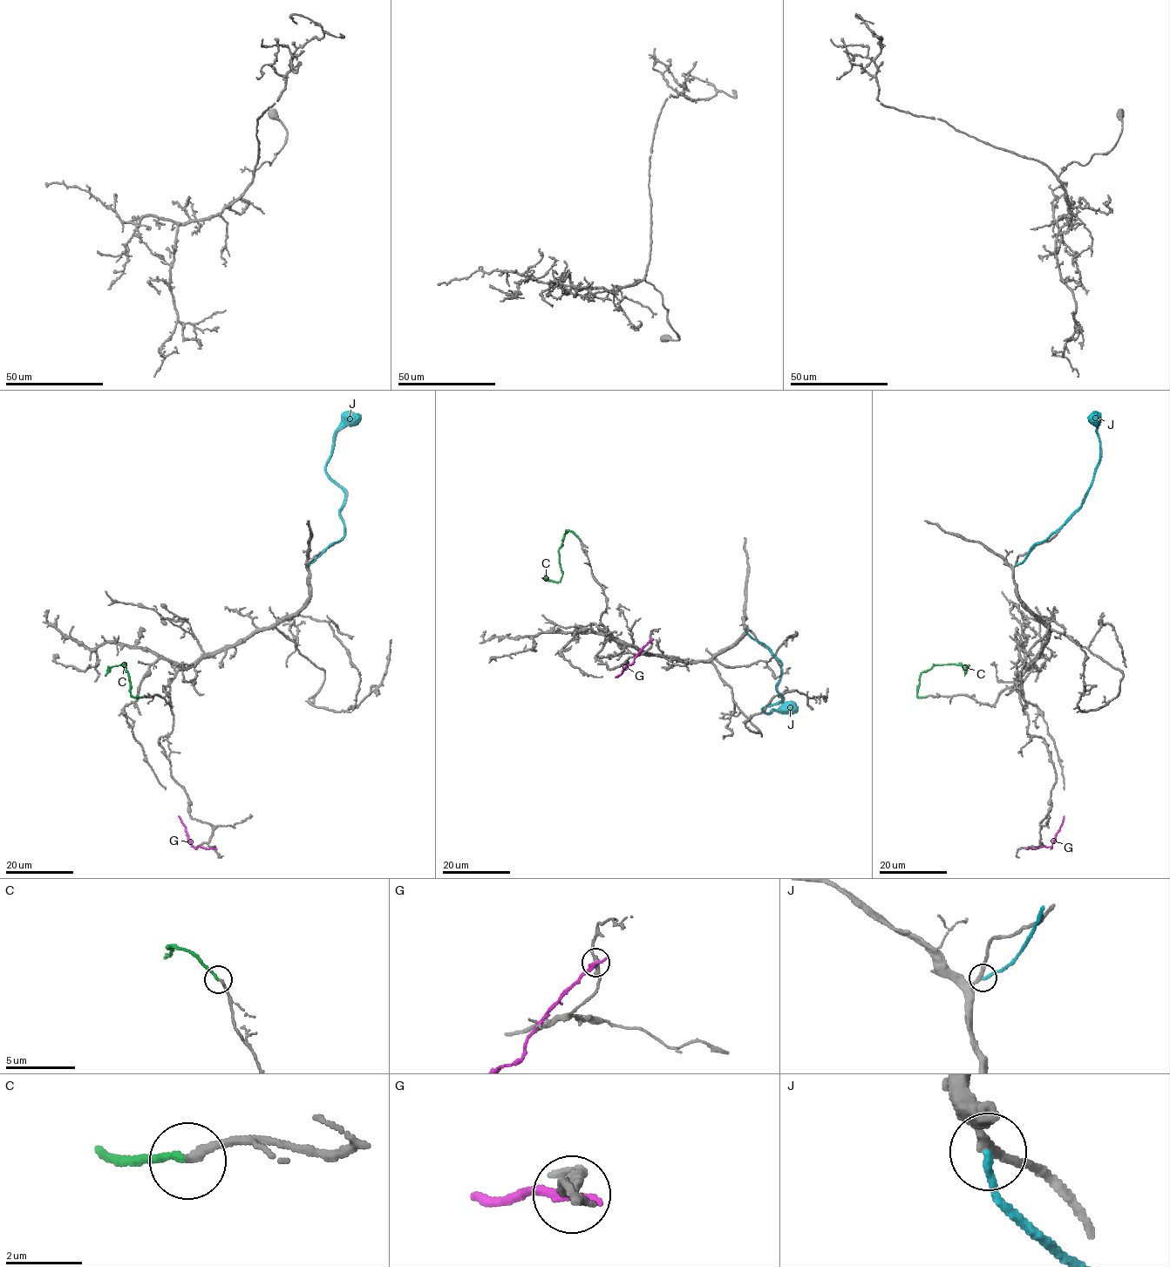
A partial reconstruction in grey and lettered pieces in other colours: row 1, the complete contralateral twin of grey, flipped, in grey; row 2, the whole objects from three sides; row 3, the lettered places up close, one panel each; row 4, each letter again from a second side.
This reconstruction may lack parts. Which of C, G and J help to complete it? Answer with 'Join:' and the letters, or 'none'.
Join: C

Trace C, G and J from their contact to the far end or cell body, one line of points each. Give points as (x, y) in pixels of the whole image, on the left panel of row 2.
C: (141, 698), (131, 694), (130, 677), (124, 664), (125, 665), (112, 666), (105, 676)
G: (214, 848), (193, 847), (178, 815)
J: (309, 565), (344, 536), (339, 514), (344, 493), (328, 474), (326, 465), (335, 433), (351, 425), (361, 415)

